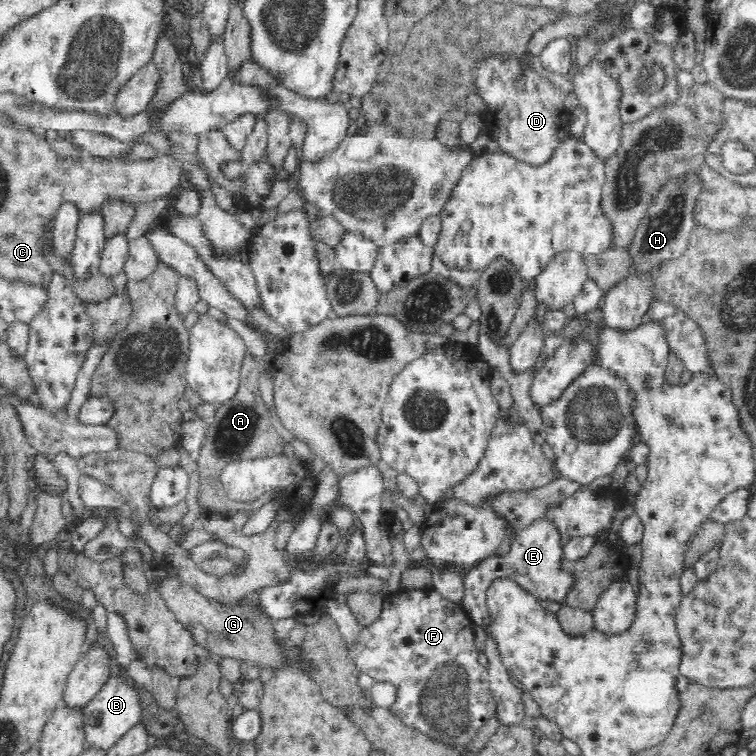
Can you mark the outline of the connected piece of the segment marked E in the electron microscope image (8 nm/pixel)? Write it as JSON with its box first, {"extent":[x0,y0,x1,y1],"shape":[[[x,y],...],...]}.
{"extent":[461,517,572,625],"shape":[[[547,517],[536,519],[518,533],[511,542],[510,550],[501,556],[492,556],[481,560],[465,573],[464,596],[461,607],[465,615],[476,625],[488,625],[486,609],[486,588],[495,577],[508,577],[532,593],[538,603],[554,614],[564,605],[566,594],[572,586],[572,575],[560,569],[563,559],[564,538],[558,528]]]}

